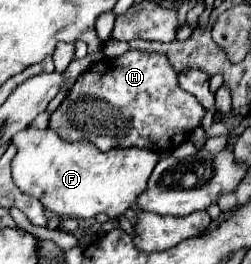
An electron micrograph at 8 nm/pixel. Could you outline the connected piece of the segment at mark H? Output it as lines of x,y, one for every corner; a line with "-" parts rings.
133,51
125,57
99,61
78,77
51,115
49,129
63,141
75,143
87,139
101,151
139,147
161,155
185,143
203,117
205,109
193,95
179,87
177,73
171,69
167,57

